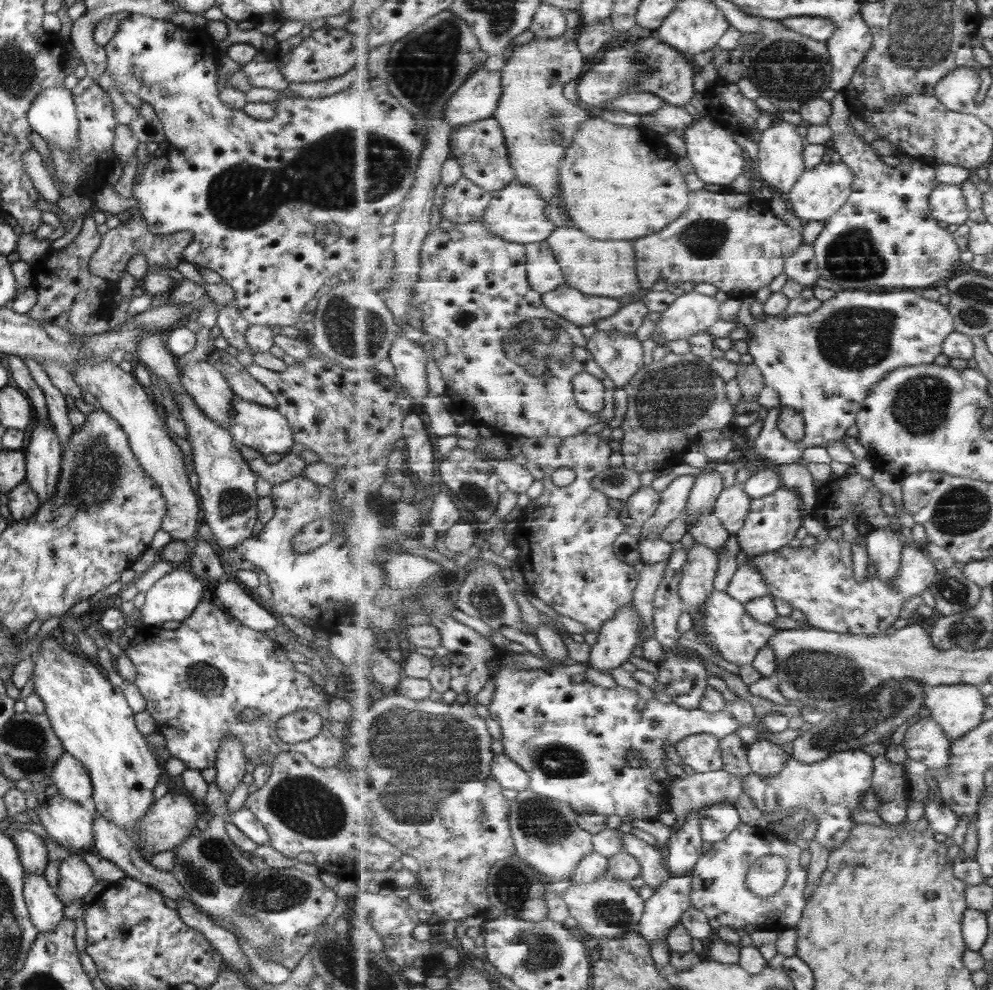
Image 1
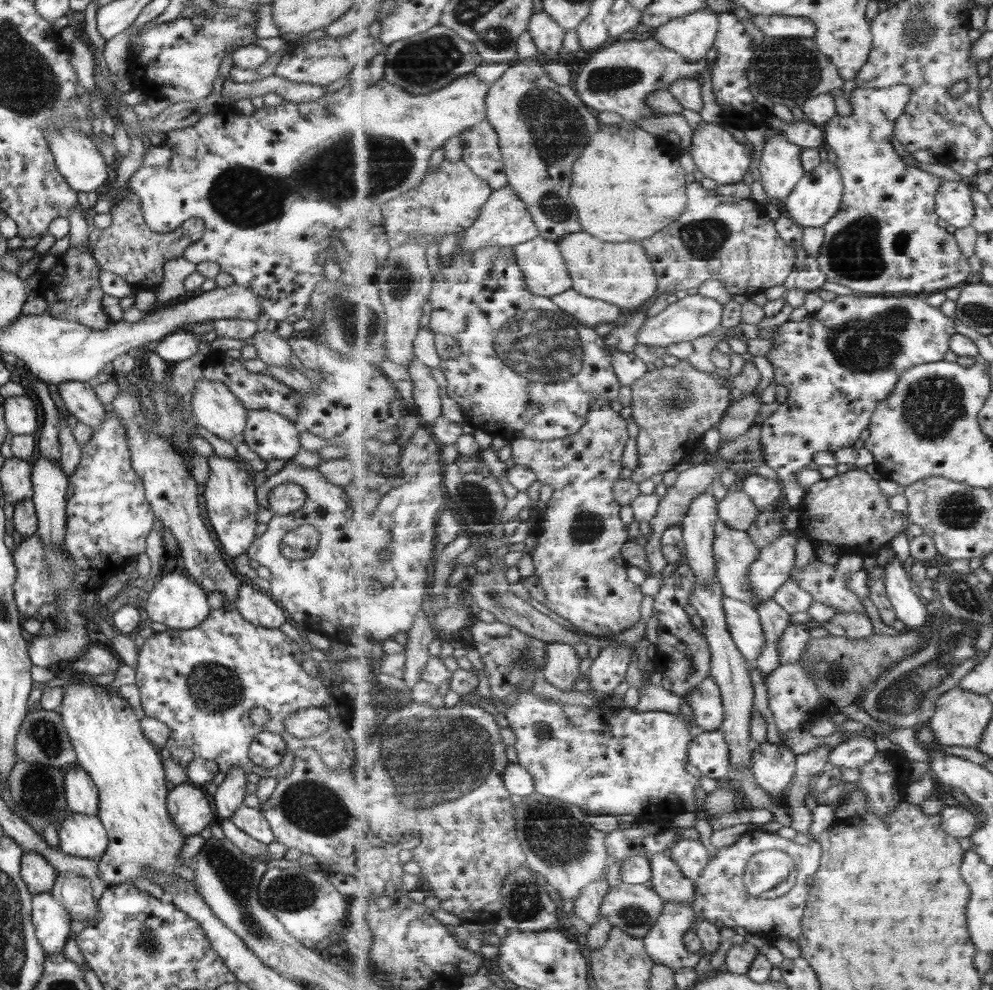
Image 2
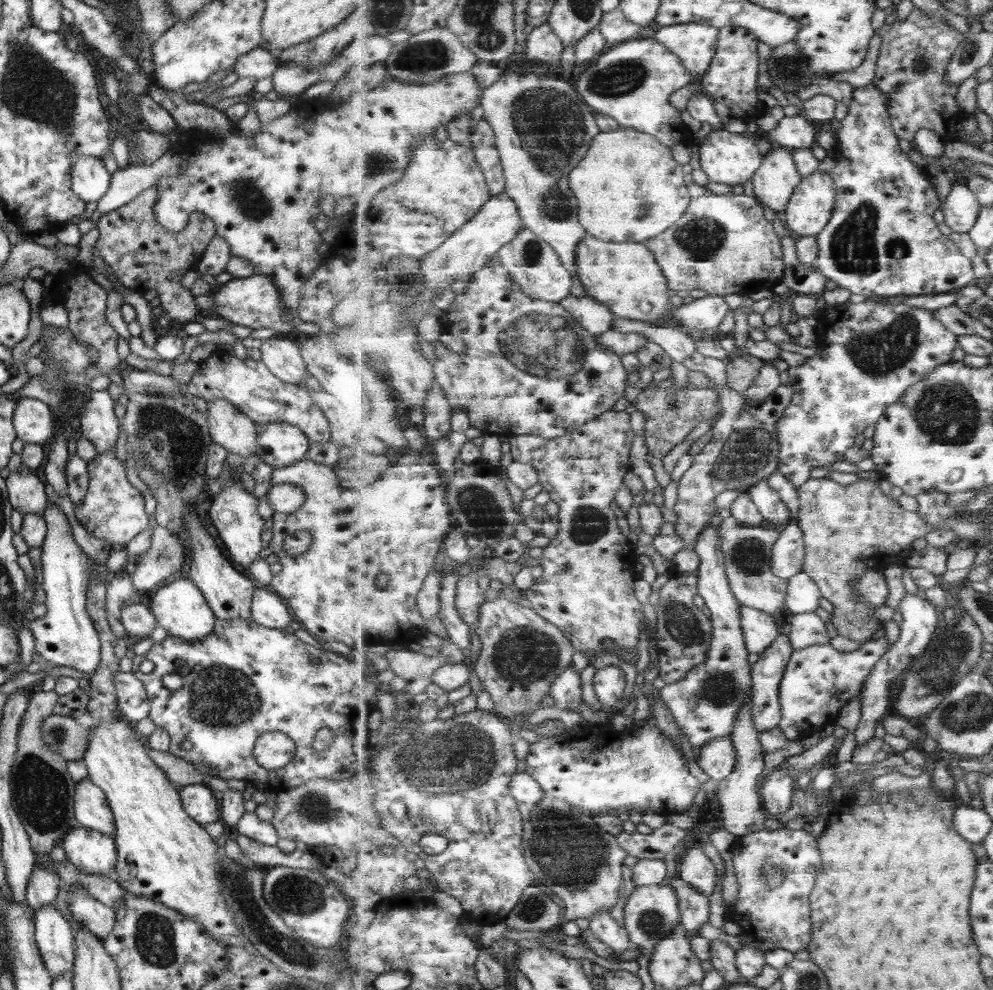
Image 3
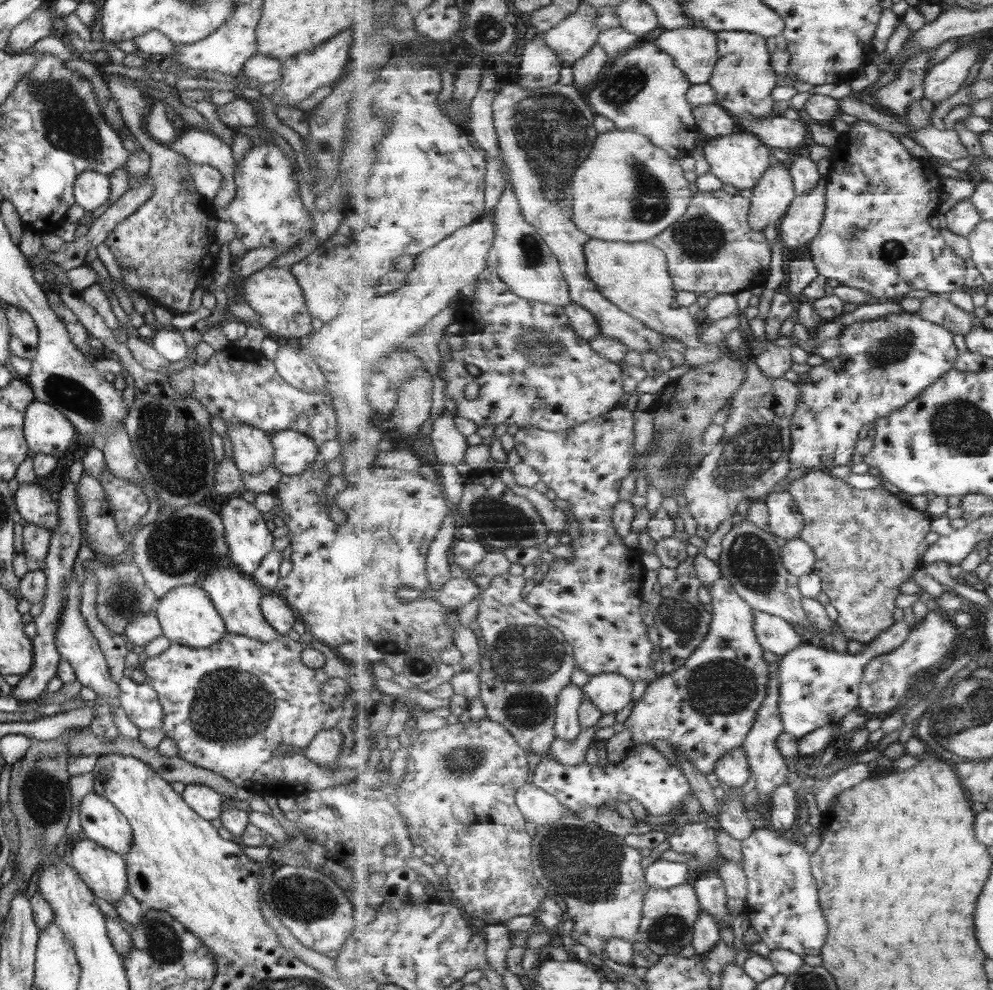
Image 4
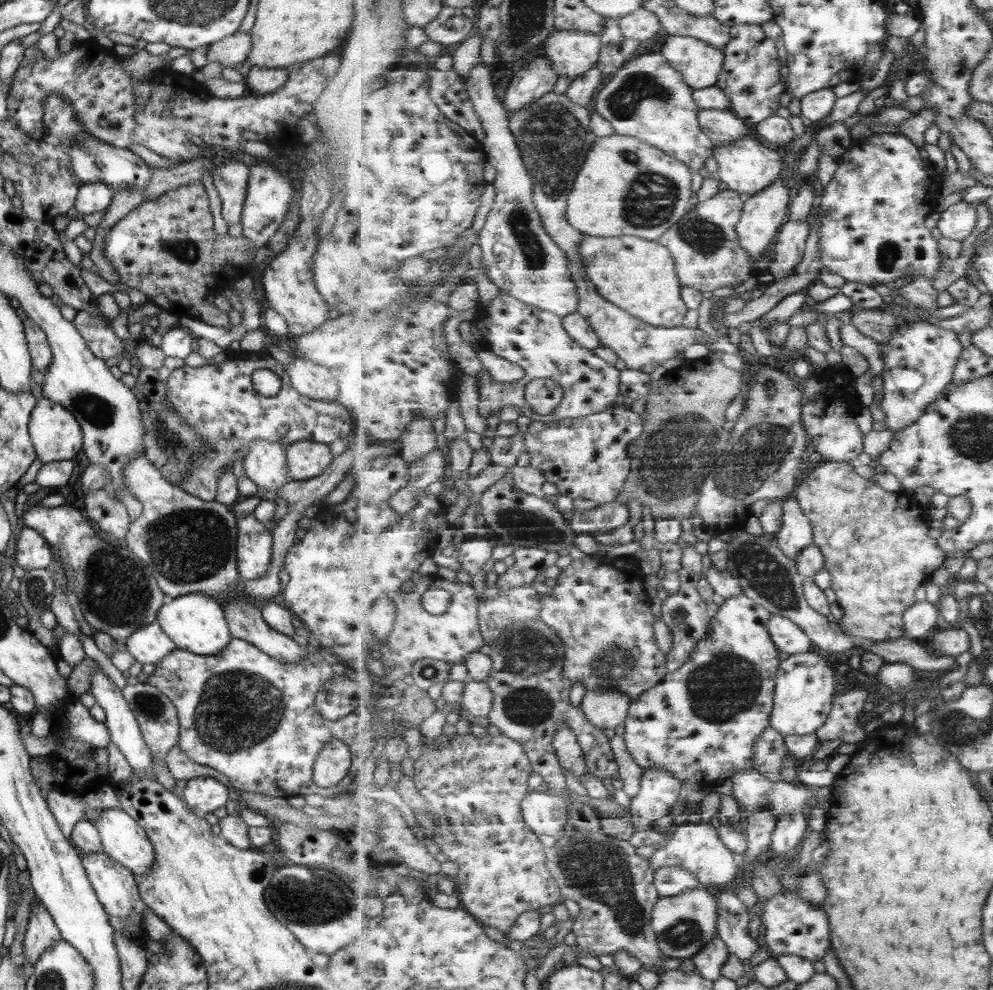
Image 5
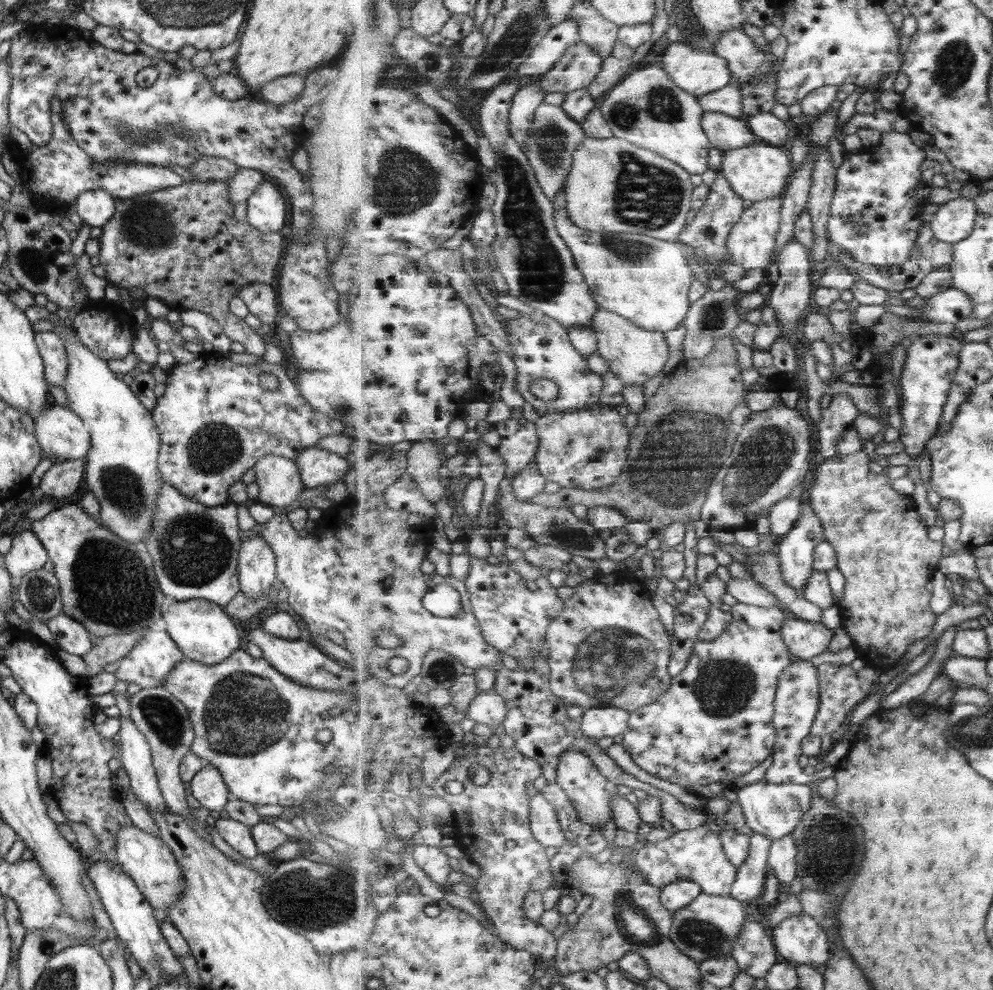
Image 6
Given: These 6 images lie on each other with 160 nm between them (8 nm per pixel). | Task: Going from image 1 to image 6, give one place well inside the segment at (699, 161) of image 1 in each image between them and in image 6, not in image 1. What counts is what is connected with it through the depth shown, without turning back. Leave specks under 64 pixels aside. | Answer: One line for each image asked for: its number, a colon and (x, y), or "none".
2: (719, 156)
3: (728, 158)
4: (741, 159)
5: (747, 166)
6: (759, 172)

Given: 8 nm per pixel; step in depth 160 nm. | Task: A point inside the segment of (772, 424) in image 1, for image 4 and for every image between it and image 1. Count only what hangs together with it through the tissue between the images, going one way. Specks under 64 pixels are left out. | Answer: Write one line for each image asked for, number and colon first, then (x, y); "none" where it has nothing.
2: (840, 362)
3: (869, 353)
4: (884, 364)

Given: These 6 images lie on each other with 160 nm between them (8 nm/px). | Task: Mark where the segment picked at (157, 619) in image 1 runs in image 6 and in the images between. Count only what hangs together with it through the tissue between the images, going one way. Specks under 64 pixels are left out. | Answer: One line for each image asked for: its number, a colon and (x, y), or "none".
2: (175, 601)
3: (179, 607)
4: (186, 616)
5: (194, 622)
6: (201, 630)

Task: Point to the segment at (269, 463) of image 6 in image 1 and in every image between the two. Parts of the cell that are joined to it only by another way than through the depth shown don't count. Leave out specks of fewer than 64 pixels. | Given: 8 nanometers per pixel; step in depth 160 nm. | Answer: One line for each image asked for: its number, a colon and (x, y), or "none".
1: (206, 386)
2: (213, 406)
3: (229, 428)
4: (251, 450)
5: (264, 462)

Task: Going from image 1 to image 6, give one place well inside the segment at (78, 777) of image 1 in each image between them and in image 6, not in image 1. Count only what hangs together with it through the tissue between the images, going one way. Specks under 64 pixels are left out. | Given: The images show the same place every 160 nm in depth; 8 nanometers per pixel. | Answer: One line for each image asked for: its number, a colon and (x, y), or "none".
2: (81, 795)
3: (90, 809)
4: (100, 821)
5: (122, 839)
6: (143, 857)

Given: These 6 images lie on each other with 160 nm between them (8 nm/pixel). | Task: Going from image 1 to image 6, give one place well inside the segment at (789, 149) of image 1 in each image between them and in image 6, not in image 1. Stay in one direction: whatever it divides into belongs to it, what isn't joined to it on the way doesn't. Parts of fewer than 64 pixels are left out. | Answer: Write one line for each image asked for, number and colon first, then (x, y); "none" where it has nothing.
2: (781, 167)
3: (774, 183)
4: (770, 201)
5: (764, 213)
6: (753, 241)

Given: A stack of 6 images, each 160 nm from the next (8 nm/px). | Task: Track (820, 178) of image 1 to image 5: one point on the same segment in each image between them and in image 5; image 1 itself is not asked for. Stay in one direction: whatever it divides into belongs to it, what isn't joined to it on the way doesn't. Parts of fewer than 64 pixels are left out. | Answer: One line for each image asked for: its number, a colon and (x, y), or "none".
2: (818, 197)
3: (810, 209)
4: (803, 220)
5: (790, 247)

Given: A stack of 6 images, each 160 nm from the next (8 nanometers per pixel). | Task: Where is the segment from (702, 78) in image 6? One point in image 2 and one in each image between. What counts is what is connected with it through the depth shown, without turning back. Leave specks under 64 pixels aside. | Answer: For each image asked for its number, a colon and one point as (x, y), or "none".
2: (692, 35)
3: (695, 44)
4: (695, 49)
5: (701, 65)

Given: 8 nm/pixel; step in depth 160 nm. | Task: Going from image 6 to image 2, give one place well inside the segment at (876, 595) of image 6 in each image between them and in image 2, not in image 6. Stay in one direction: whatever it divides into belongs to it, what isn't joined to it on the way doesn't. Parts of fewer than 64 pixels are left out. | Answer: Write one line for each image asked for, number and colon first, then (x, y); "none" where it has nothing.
2: (850, 511)
3: (849, 530)
4: (868, 543)
5: (876, 543)

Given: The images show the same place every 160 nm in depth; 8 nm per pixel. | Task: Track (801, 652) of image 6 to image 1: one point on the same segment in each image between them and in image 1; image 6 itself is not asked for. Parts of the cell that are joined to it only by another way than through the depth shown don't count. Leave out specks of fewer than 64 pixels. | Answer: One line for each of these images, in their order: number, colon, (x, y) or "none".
1: (726, 625)
2: (745, 626)
3: (759, 628)
4: (776, 634)
5: (789, 638)

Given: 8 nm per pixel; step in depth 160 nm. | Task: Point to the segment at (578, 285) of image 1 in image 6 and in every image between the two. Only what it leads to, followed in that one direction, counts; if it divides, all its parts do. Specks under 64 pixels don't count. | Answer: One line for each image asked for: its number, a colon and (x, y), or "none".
2: (621, 273)
3: (626, 276)
4: (635, 276)
5: (638, 275)
6: (647, 280)

